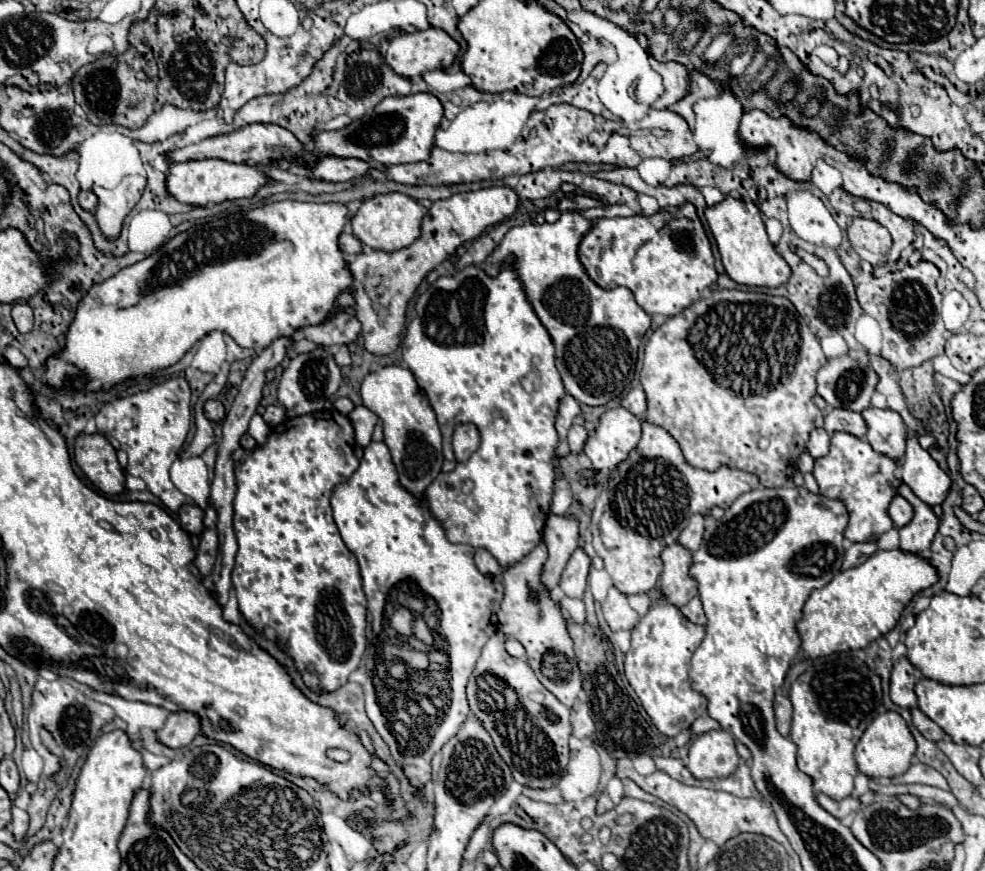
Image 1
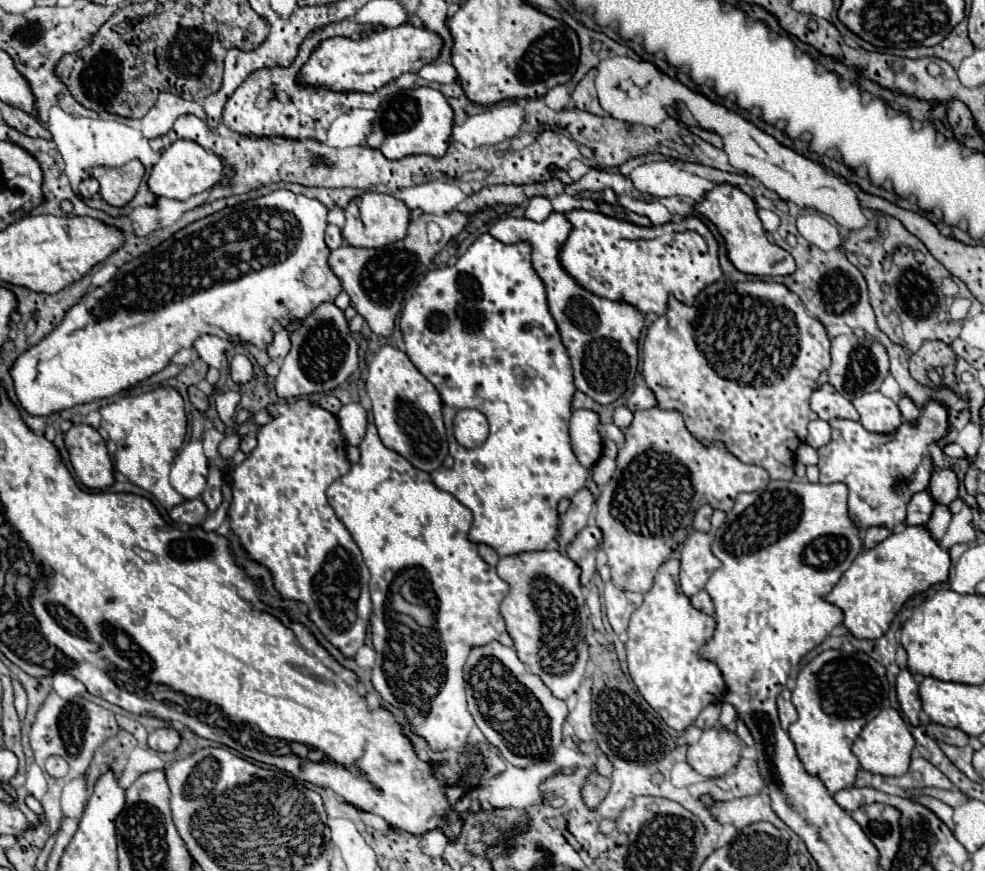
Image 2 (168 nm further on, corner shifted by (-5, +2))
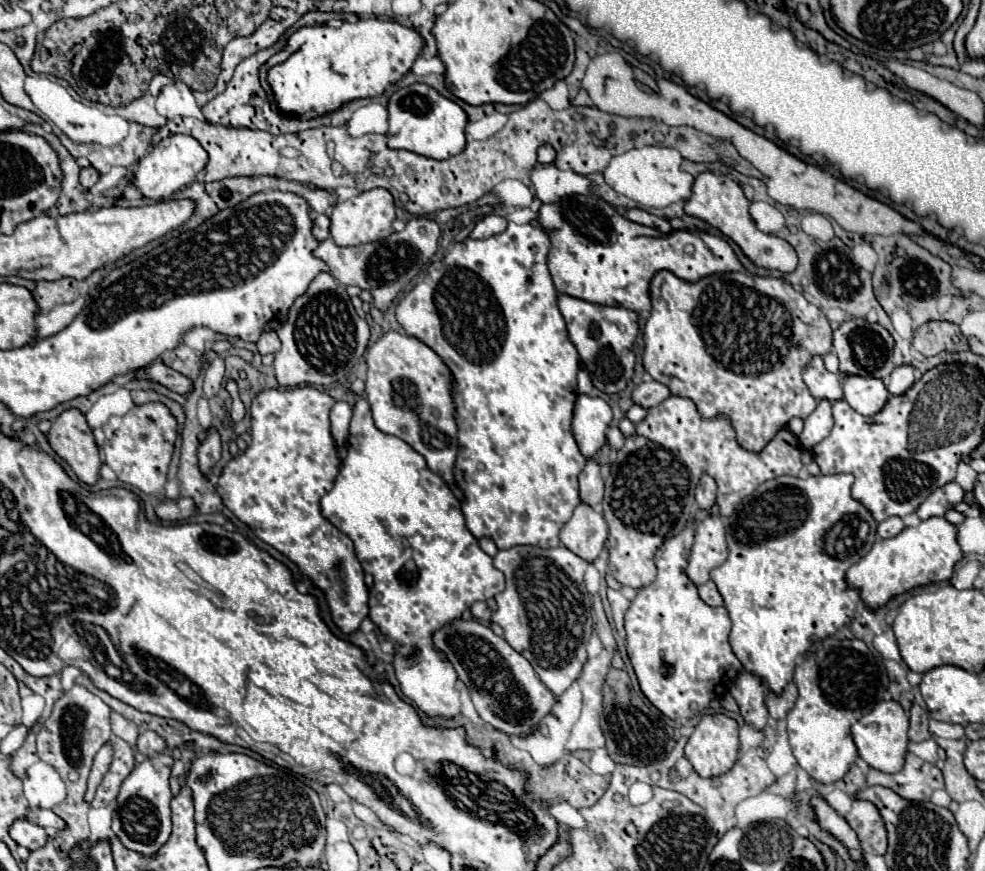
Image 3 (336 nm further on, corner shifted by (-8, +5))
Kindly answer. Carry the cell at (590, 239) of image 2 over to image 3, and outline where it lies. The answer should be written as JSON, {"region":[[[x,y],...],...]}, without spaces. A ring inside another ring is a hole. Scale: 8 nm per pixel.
{"region":[[[593,194],[543,204],[537,220],[551,240],[547,266],[557,292],[595,304],[623,306],[635,312],[651,310],[651,278],[661,270],[669,270],[685,282],[697,282],[717,272],[743,270],[733,248],[721,236],[711,236],[709,248],[699,234],[689,230],[663,234],[625,220],[609,202]]]}

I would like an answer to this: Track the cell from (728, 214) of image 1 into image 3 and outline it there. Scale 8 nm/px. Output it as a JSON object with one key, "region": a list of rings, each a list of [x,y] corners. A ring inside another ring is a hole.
{"region":[[[703,172],[693,182],[693,194],[685,202],[685,212],[719,228],[725,236],[729,236],[743,250],[743,254],[755,266],[767,268],[767,270],[779,270],[779,272],[795,272],[797,254],[793,246],[787,240],[761,232],[749,214],[749,204],[751,202],[745,198],[741,186],[735,184],[729,176],[715,176],[713,172]]]}

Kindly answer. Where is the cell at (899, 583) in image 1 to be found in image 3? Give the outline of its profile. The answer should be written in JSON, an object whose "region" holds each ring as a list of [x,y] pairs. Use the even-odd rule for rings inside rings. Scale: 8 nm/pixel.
{"region":[[[945,518],[923,520],[915,528],[905,528],[901,534],[889,540],[877,540],[869,554],[847,570],[845,582],[851,590],[859,590],[863,604],[871,610],[883,608],[893,596],[899,596],[911,588],[931,582],[949,580],[955,562],[963,558],[957,544],[957,530]]]}

